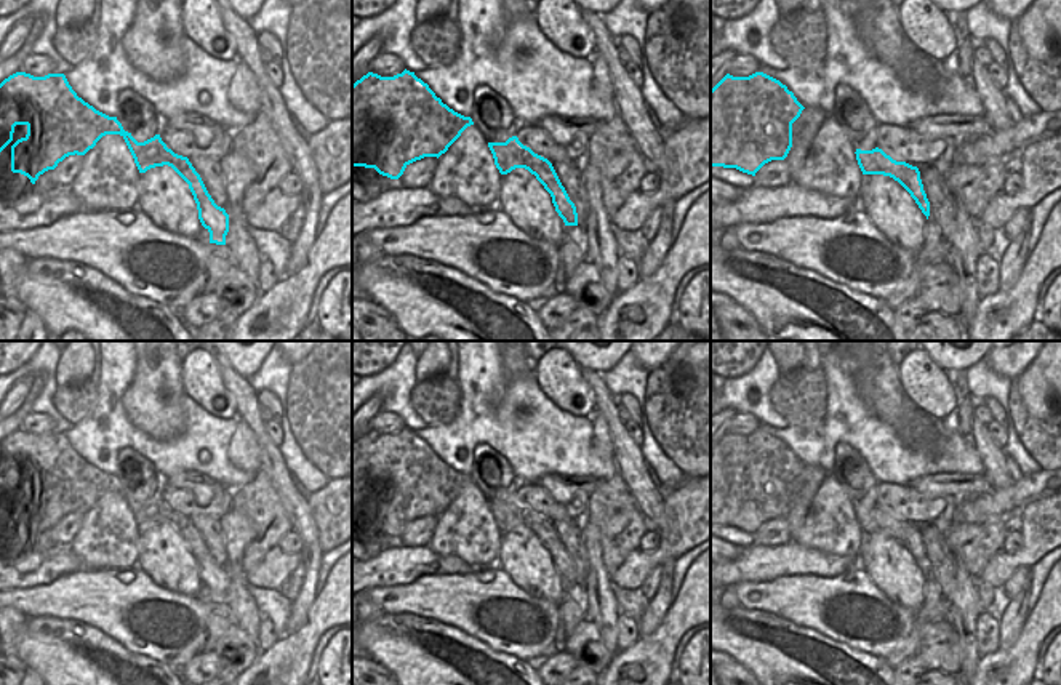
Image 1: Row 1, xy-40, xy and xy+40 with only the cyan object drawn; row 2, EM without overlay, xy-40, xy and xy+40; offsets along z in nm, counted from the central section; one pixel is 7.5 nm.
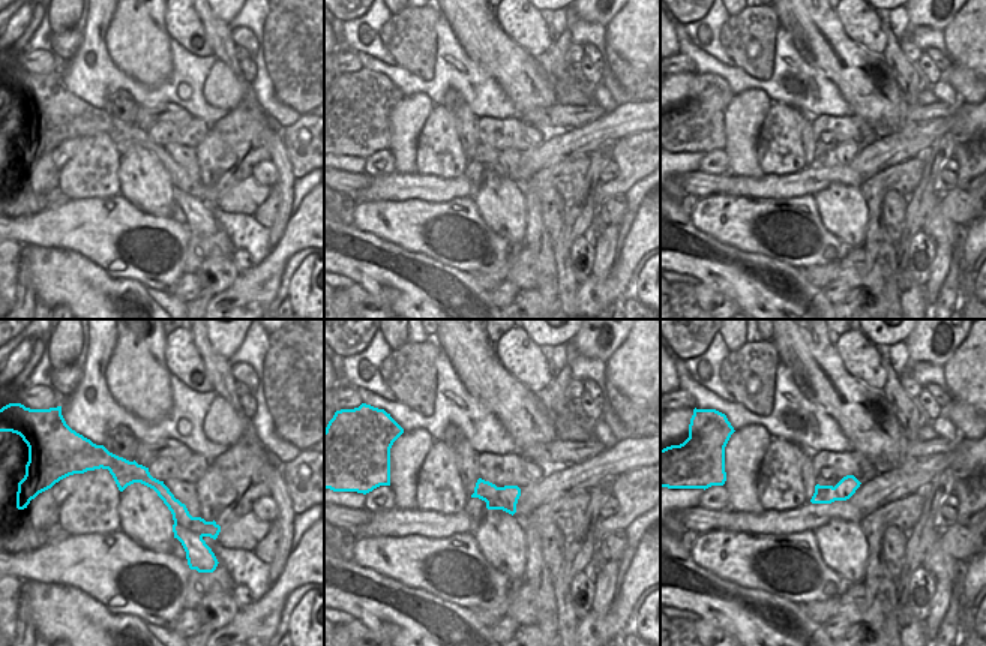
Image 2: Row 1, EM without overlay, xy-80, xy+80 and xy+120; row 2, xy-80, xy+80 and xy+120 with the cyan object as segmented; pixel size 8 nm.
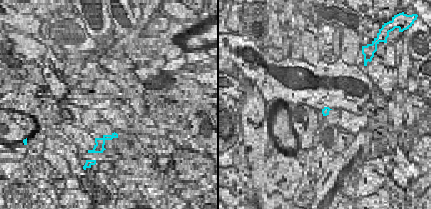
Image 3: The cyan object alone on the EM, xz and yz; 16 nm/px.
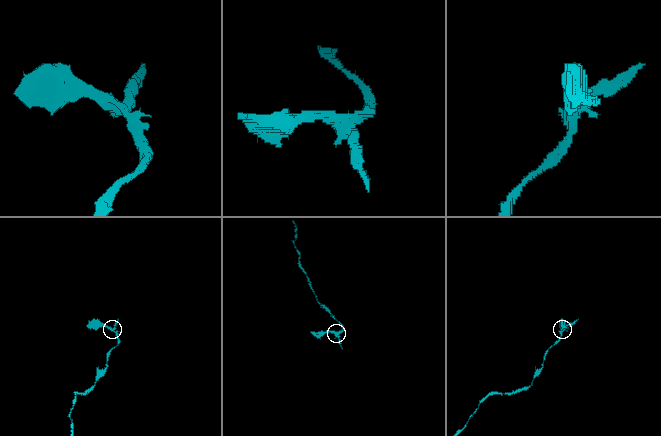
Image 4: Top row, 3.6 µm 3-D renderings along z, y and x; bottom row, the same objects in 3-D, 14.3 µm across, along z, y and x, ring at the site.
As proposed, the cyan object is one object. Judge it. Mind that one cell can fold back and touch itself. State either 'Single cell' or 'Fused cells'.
Fused cells.

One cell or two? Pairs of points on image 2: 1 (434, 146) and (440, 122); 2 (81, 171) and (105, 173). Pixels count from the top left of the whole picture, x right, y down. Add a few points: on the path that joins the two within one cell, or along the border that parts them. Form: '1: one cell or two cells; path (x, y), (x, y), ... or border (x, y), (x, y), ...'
1: one cell; path (438, 140), (440, 128)
2: one cell; path (87, 173), (99, 173)

